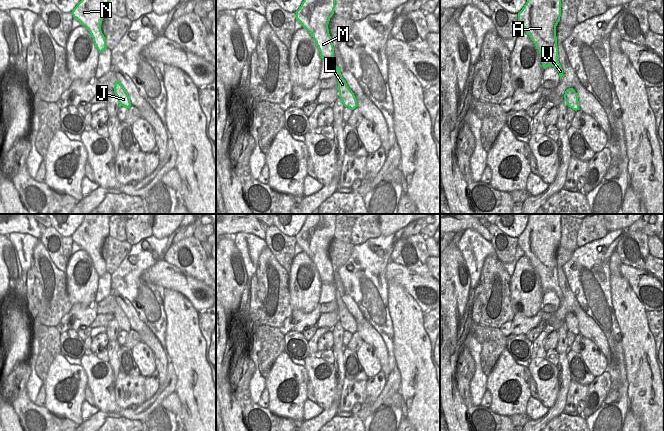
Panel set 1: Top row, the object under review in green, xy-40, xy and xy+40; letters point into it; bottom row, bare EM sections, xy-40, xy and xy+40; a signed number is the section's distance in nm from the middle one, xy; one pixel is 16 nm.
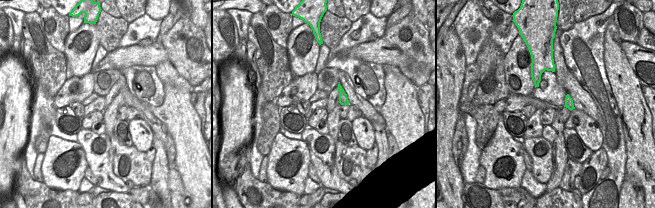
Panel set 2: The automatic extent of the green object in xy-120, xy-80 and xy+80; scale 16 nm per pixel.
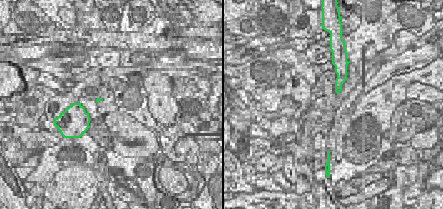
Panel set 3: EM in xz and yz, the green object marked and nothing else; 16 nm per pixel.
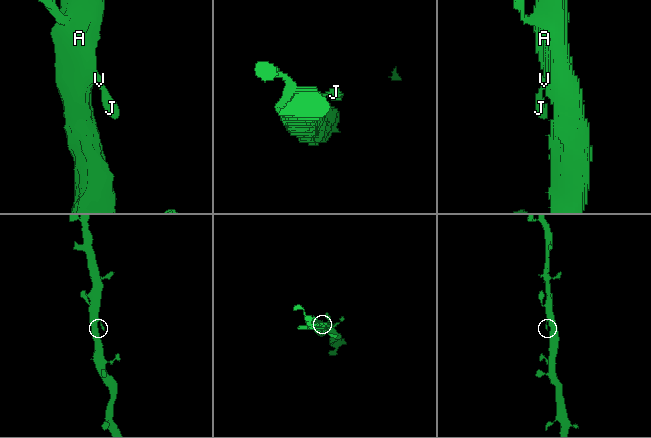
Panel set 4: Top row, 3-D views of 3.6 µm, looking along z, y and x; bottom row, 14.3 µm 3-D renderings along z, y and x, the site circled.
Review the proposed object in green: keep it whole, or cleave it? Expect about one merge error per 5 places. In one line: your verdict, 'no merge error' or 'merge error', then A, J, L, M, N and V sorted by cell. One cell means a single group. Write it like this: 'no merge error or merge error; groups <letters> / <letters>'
no merge error; groups A J L M N V

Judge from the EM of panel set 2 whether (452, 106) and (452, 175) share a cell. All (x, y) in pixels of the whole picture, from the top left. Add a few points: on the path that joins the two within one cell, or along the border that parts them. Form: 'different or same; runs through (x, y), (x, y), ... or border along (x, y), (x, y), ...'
same; runs through (446, 123), (446, 158)

